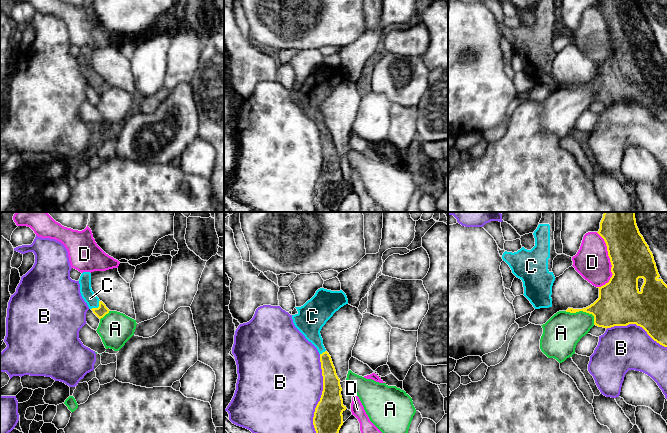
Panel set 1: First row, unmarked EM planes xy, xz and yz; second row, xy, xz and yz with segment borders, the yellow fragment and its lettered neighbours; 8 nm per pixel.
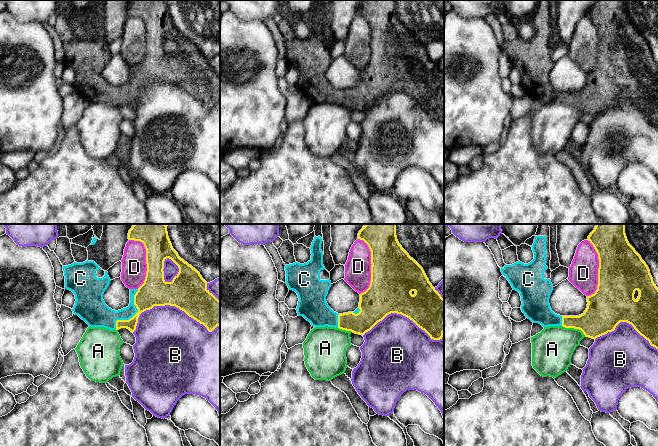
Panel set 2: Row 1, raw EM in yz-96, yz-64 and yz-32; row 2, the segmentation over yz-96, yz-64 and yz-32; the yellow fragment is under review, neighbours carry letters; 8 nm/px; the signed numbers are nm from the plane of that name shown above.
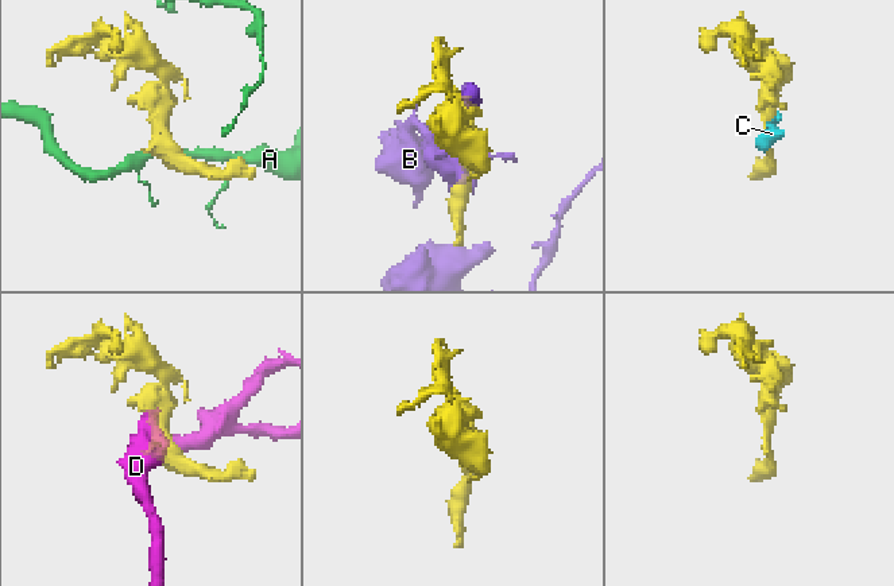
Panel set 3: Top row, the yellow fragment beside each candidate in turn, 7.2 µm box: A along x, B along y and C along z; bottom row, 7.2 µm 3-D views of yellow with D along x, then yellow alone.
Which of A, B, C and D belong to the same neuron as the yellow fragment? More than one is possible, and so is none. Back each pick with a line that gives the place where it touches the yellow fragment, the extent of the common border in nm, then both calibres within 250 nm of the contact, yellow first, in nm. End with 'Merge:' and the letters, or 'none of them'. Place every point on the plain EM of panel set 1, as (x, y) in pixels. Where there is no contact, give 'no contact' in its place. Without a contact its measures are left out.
C: xy (98, 83) | 100 nm | 90/100 nm
Merge: C

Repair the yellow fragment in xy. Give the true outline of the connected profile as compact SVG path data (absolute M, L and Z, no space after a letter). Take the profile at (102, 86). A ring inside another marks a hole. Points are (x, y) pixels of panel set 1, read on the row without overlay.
M83 48L81 50L79 60L81 72L87 79L89 85L91 85L99 95L108 90L110 86L102 77L99 76L99 74L92 67L90 48Z

